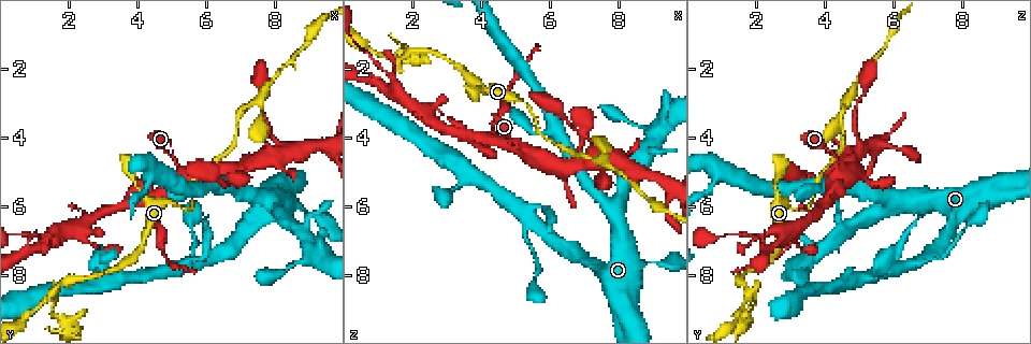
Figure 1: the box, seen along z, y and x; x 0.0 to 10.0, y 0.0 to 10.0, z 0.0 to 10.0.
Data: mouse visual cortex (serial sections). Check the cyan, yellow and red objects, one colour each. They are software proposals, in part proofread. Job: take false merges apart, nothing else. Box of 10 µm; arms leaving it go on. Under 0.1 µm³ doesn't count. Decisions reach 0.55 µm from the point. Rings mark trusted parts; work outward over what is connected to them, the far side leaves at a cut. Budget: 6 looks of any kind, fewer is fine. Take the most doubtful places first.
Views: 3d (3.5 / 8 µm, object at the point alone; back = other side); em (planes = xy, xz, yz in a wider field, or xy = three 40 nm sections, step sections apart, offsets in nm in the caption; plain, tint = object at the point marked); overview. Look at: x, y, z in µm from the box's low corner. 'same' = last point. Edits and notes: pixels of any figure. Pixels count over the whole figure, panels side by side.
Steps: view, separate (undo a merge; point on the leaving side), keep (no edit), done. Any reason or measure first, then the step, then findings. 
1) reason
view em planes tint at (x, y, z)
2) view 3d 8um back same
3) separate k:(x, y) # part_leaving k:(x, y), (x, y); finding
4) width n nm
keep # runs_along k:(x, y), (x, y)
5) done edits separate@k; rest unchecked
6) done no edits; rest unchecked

branch point
view 3d 8um at (1.45, 8.65, 1.80)

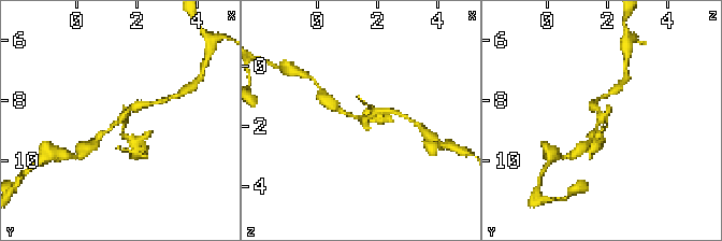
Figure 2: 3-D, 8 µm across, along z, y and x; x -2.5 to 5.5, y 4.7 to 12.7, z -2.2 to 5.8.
closer look
view 3d 3.5um same

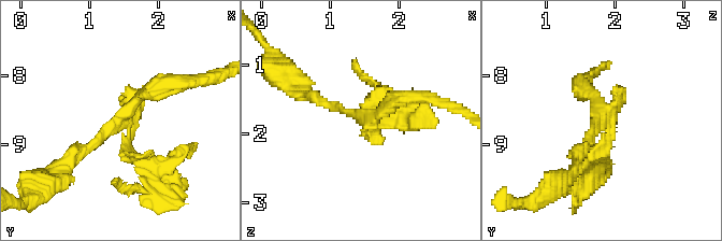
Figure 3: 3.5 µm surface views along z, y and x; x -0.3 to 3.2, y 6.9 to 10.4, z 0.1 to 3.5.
now the EM
view em xy step 5 tint at (1.50, 8.65, 1.80)

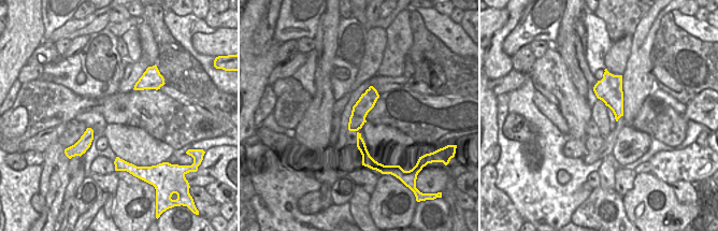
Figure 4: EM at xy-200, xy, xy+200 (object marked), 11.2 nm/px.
separate 3:(388, 121) # part_leaving 3:(603, 135), (575, 207); a second cell is stuck on

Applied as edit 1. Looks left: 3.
see it whole again
view overview

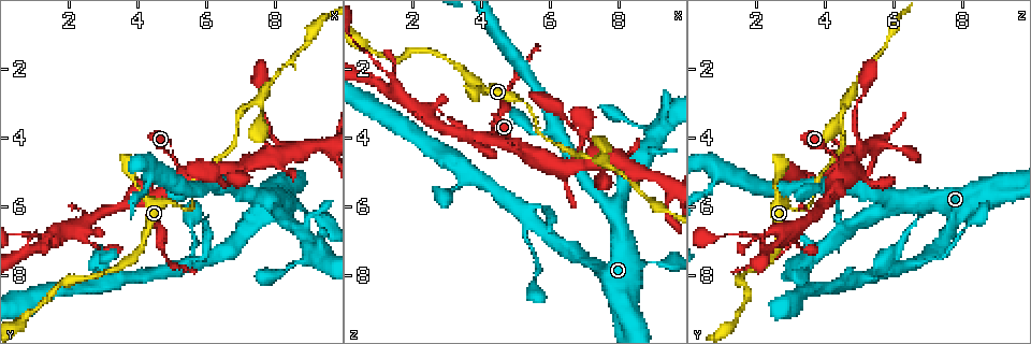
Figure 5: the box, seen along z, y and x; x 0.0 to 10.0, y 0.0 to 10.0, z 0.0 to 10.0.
sharp bend
view 3d 3.5um at (5.55, 6.15, 3.35)

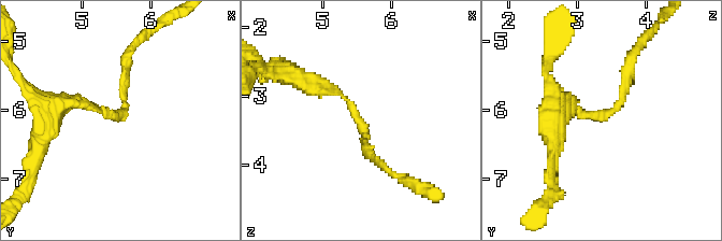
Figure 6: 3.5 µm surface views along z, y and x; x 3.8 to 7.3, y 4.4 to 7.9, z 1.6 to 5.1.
arm_widths 150, 150 nm; need the tissue
view em planes tint at (5.55, 6.10, 3.40)

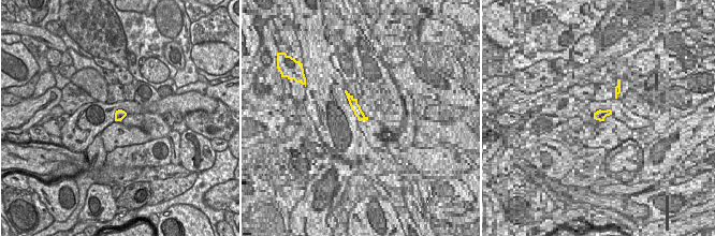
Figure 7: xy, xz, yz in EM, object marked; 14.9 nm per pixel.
keep # runs_along 6:(70, 101), (119, 115), (126, 55); continuous, no second cell

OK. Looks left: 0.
done edits separate@3; rest unchecked

